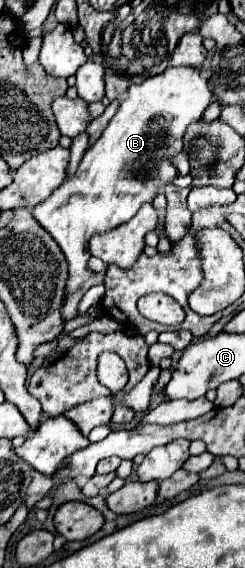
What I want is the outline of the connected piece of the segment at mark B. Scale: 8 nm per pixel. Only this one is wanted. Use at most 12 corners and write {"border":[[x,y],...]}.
{"border":[[199,67],[131,85],[33,217],[69,261],[65,321],[103,283],[87,241],[177,177],[213,93]]}

